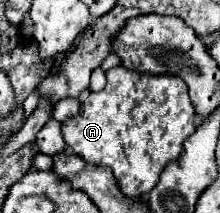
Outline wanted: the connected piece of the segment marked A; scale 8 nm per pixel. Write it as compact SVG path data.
M115 67L115 69L109 69L109 71L107 71L107 85L105 85L105 89L99 91L99 93L91 93L91 103L85 101L85 103L81 105L79 115L73 117L73 119L69 119L67 123L63 123L61 133L63 133L65 143L71 147L71 151L73 151L75 155L79 155L81 159L85 159L87 163L93 163L93 165L107 165L107 167L111 167L111 169L113 169L113 175L115 175L115 179L117 179L117 183L119 183L119 187L121 187L121 193L123 193L125 197L139 197L141 193L149 193L149 191L159 183L159 175L161 175L161 171L165 169L165 165L181 155L181 151L183 151L183 141L185 141L189 135L195 133L195 109L193 109L193 105L191 105L191 101L189 101L187 85L185 85L185 81L183 81L181 77L175 77L175 75L147 75L147 73L129 71L129 69L125 69L125 67Z

